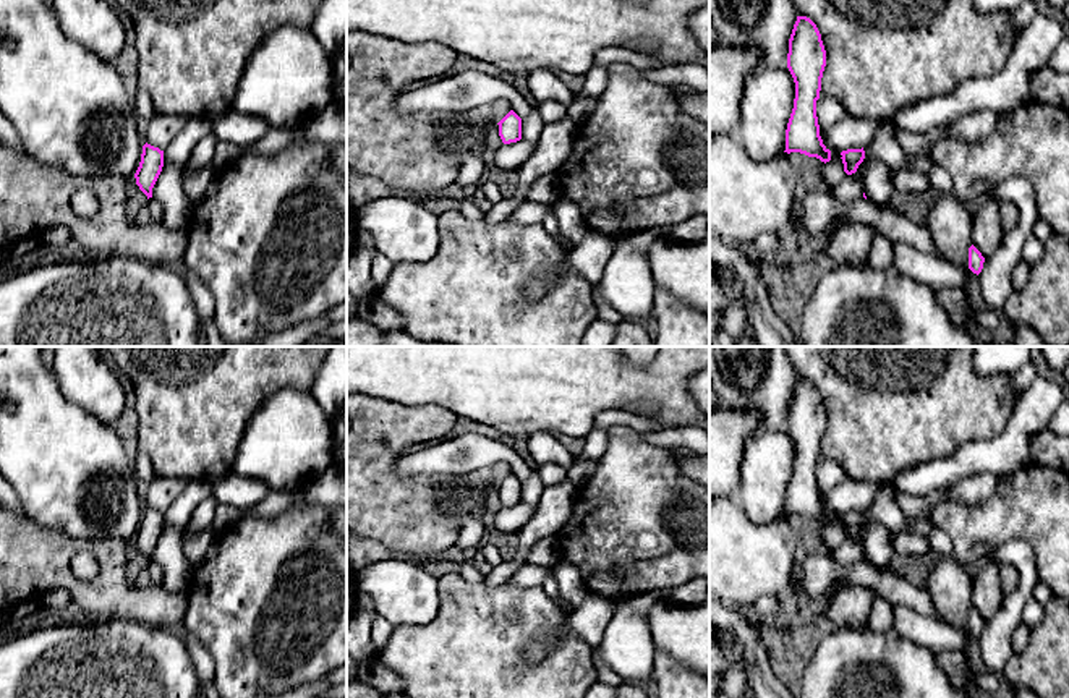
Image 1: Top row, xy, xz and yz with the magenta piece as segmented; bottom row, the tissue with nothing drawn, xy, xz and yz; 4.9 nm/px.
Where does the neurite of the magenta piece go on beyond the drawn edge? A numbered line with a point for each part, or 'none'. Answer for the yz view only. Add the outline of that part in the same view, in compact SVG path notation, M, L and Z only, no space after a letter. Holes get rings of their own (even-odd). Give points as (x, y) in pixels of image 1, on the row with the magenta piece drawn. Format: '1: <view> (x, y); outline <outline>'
1: yz (747, 198); outline M737 134L709 136L709 235L726 243L753 243L763 232L779 232L792 215L797 172L789 154L756 162Z

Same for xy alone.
none

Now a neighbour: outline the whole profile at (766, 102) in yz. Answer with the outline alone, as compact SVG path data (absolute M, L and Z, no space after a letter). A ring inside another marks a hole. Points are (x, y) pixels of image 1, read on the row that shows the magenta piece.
M760 66L747 76L737 136L753 160L771 160L786 151L794 99L795 83L787 66Z

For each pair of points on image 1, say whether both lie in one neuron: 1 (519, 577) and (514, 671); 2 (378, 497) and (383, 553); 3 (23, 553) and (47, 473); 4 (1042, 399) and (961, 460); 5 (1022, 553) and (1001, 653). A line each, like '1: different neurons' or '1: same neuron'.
1: different neurons
2: different neurons
3: different neurons
4: same neuron
5: same neuron

